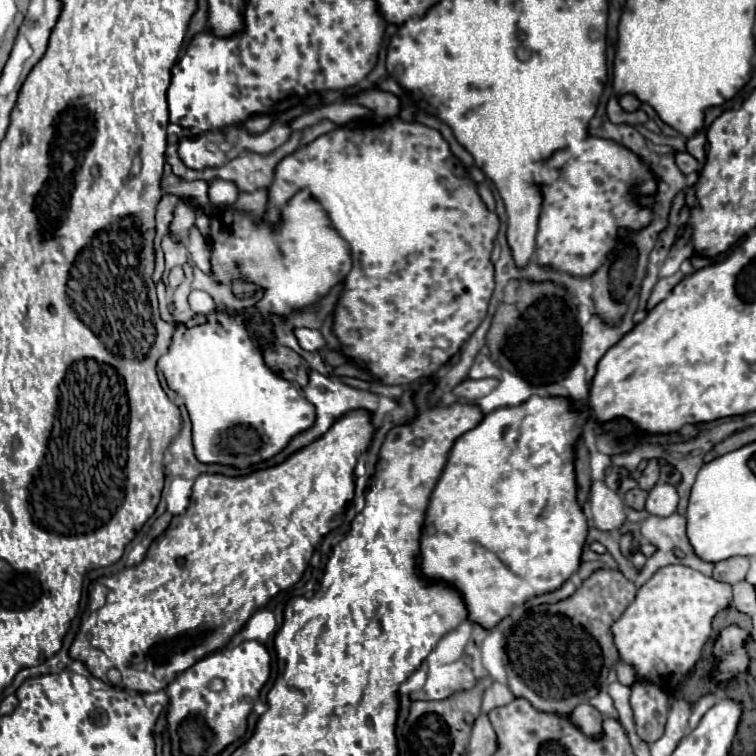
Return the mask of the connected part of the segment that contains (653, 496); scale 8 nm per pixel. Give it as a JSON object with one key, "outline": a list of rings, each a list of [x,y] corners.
{"outline":[[[658,483],[658,485],[654,485],[654,489],[648,493],[646,511],[648,511],[650,515],[670,517],[672,513],[676,513],[676,507],[678,507],[678,493],[676,493],[676,487]]]}

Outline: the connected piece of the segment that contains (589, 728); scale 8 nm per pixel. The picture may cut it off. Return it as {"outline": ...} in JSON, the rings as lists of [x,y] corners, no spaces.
{"outline":[[[582,703],[578,705],[572,715],[570,715],[570,721],[584,733],[584,735],[590,735],[590,737],[600,737],[604,731],[602,731],[602,713],[592,707],[590,703]]]}

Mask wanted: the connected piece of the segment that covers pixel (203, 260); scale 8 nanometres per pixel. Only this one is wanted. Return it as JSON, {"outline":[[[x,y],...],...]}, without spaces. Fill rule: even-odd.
{"outline":[[[194,225],[189,230],[189,236],[186,242],[186,247],[190,252],[191,261],[197,266],[201,271],[212,276],[210,257],[211,252],[210,247],[204,239],[204,237],[199,232],[198,228]]]}

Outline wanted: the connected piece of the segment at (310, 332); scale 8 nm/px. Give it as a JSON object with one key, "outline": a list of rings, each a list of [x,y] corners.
{"outline":[[[300,327],[300,329],[292,329],[294,337],[298,339],[300,347],[306,349],[306,351],[320,351],[324,347],[324,337],[320,331],[316,329],[306,329],[306,327]]]}

